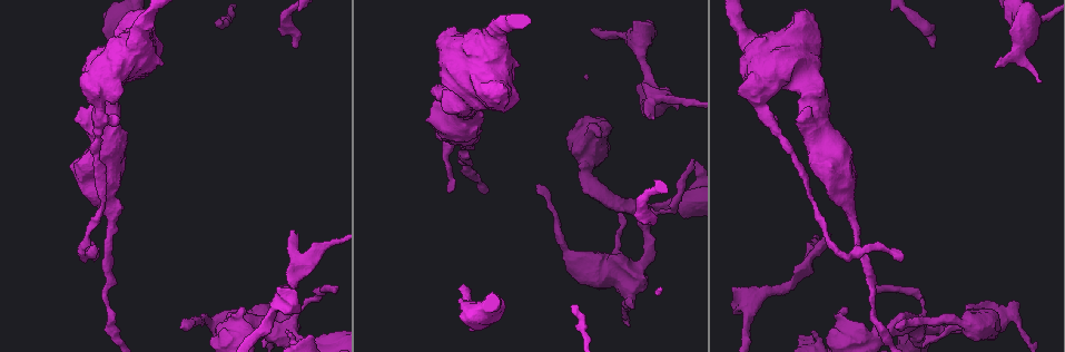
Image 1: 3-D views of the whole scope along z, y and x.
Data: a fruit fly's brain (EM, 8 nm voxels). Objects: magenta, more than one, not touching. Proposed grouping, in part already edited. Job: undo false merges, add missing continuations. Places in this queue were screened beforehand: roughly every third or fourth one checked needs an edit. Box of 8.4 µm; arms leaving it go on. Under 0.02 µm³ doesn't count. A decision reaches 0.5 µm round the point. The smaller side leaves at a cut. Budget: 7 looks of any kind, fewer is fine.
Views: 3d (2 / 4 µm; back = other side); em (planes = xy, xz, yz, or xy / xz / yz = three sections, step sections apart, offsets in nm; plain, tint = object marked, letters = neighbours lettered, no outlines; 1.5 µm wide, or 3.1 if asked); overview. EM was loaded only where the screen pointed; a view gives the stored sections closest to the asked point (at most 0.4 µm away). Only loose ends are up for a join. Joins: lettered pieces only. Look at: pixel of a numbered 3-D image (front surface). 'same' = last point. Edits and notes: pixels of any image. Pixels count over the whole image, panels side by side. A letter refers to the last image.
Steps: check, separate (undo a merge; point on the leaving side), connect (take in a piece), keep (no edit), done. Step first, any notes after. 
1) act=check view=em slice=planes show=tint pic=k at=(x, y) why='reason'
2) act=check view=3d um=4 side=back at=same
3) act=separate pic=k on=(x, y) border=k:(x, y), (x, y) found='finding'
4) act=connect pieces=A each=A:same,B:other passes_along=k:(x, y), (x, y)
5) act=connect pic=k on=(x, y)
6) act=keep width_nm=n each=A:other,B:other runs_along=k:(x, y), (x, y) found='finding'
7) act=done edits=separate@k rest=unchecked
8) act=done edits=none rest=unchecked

act=check view=em slice=planes show=letters pic=1 at=(995, 68) why='an open end'

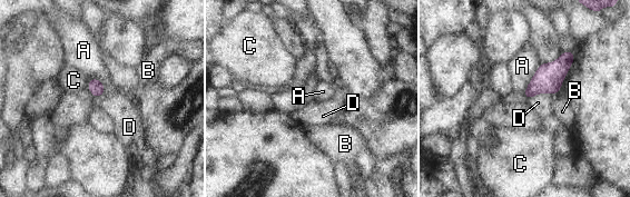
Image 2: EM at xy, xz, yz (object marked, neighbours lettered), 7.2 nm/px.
act=keep each=A:other,B:other,C:other,D:other border=2:(551, 94), (539, 92), (528, 98) found='no lettered piece goes on from it'

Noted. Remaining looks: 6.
act=check view=em slice=planes show=letters pic=1 at=(101, 208) why='sudden change in width'

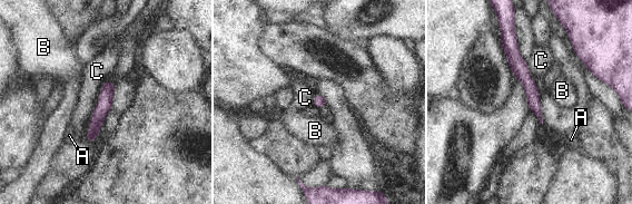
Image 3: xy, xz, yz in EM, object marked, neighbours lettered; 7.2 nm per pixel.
act=keep longest_contact=C:460nm each=A:other,B:other,C:other runs_along=3:(510, 39), (539, 113) found='all the same neuron'

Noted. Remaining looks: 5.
act=check view=em slice=planes show=plain pic=1 at=(829, 234) why='branch stops here'

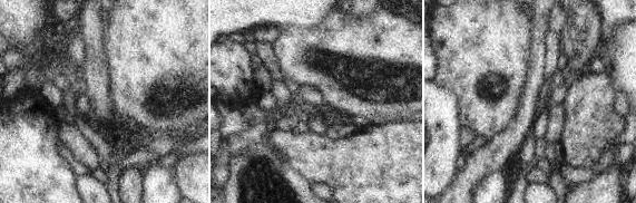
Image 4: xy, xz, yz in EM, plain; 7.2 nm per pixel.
act=check view=em slice=planes show=letters at=same why='what lies round it'

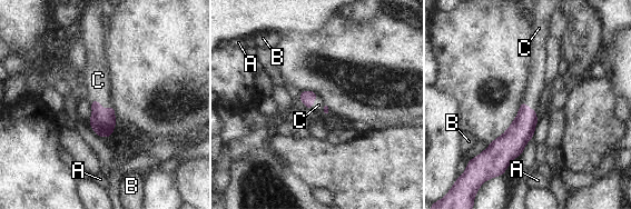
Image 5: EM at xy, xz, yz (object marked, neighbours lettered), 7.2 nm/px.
act=connect pieces=C each=A:other,B:other,C:same passes_along=5:(102, 122), (100, 107), (98, 80) found='it goes on there'

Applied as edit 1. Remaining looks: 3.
act=done edits=connect@5 rest=unchecked

